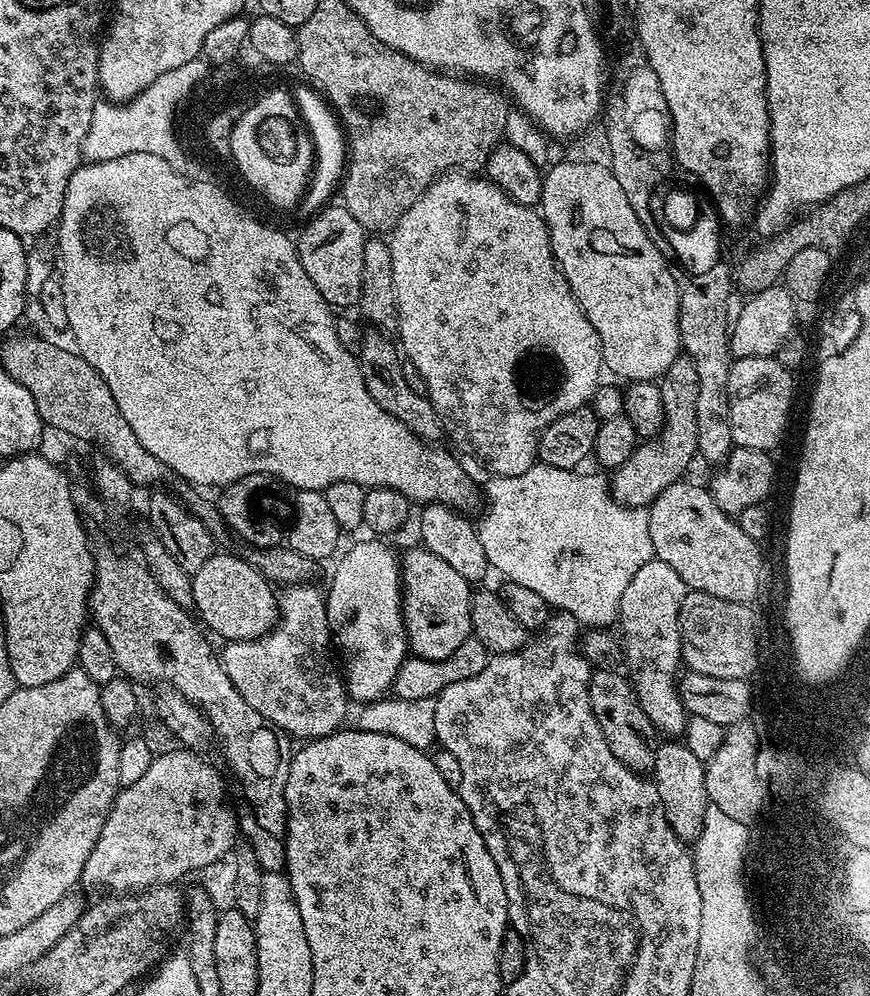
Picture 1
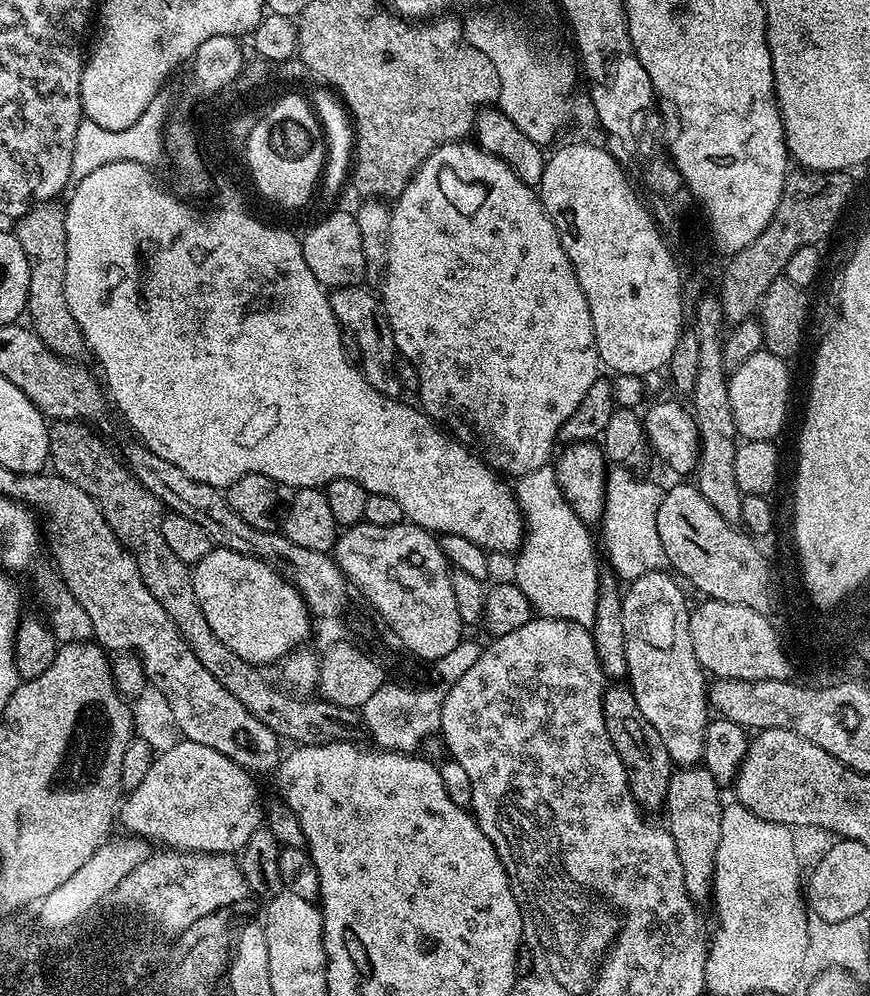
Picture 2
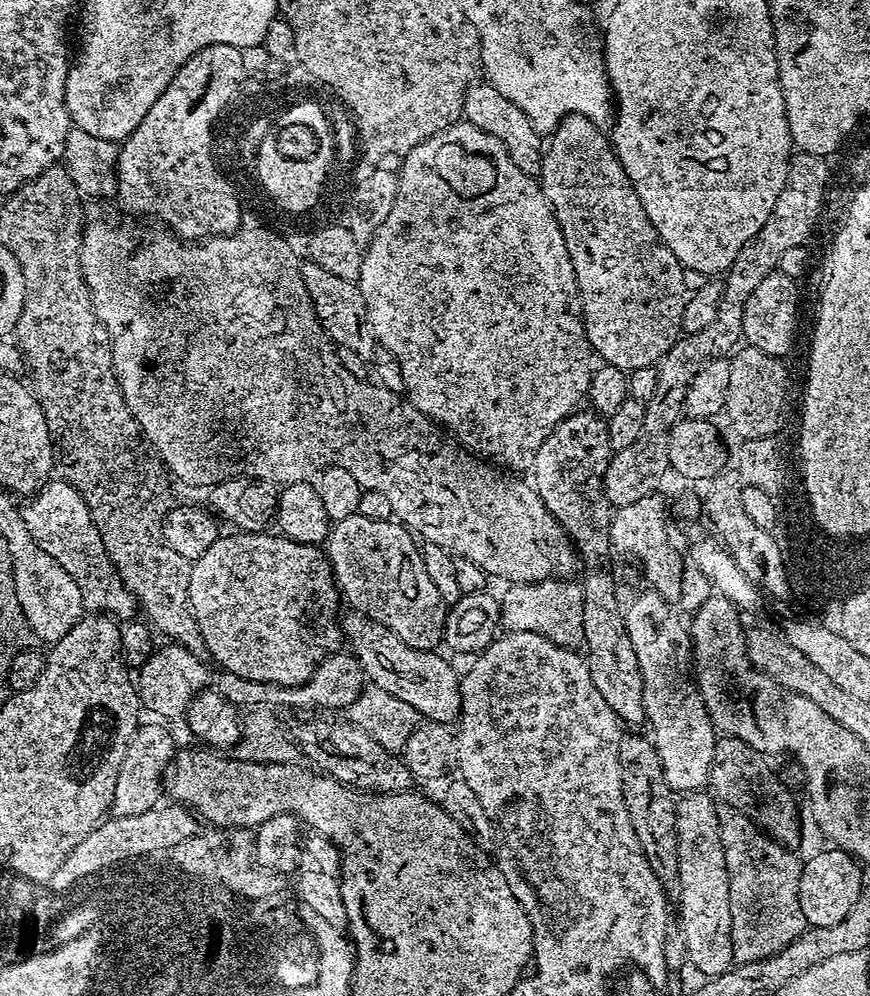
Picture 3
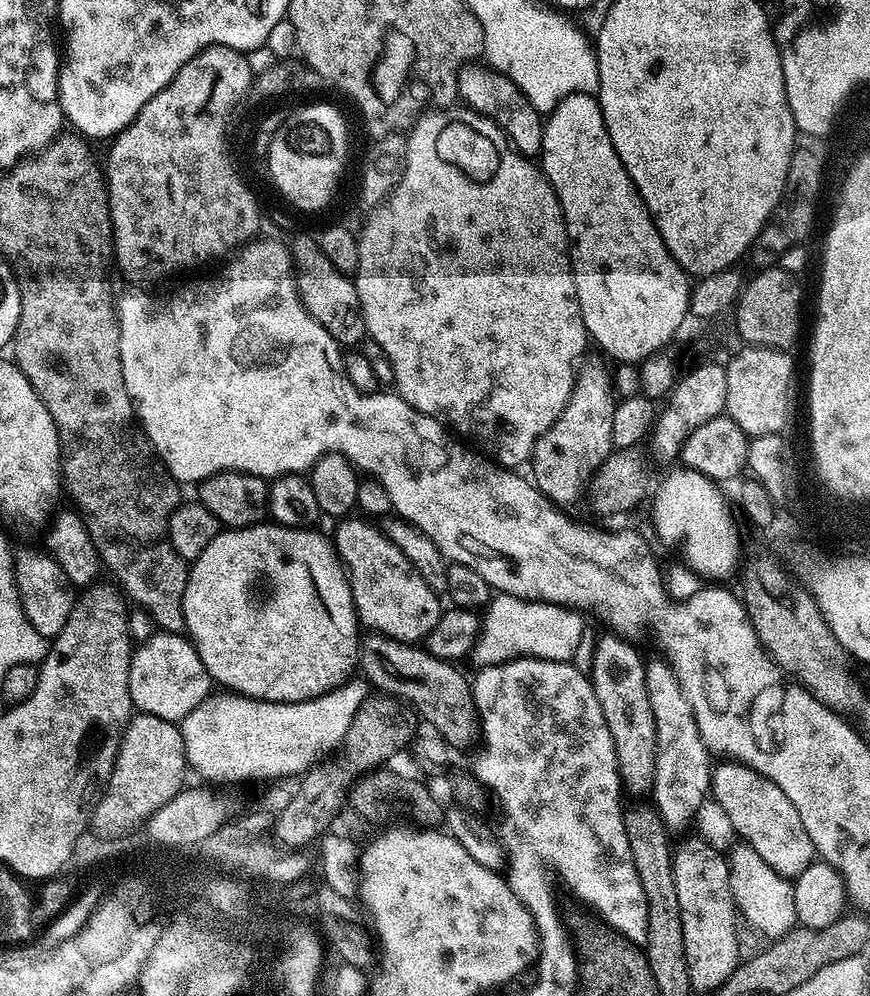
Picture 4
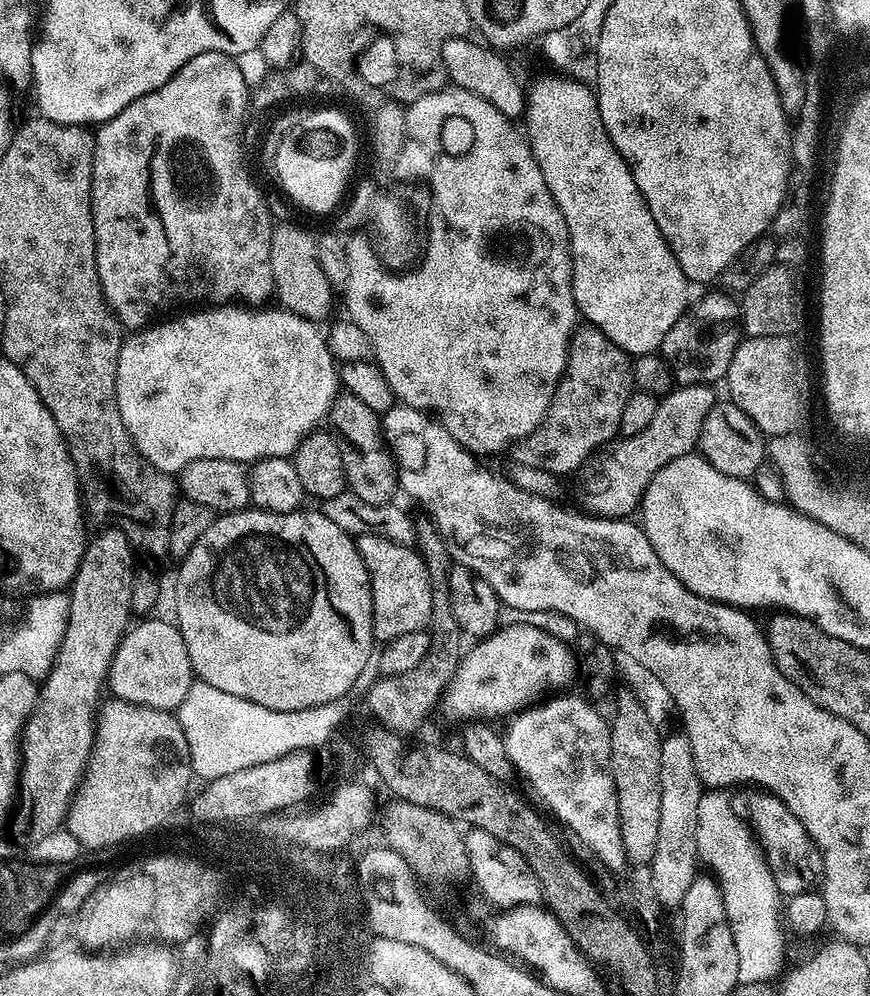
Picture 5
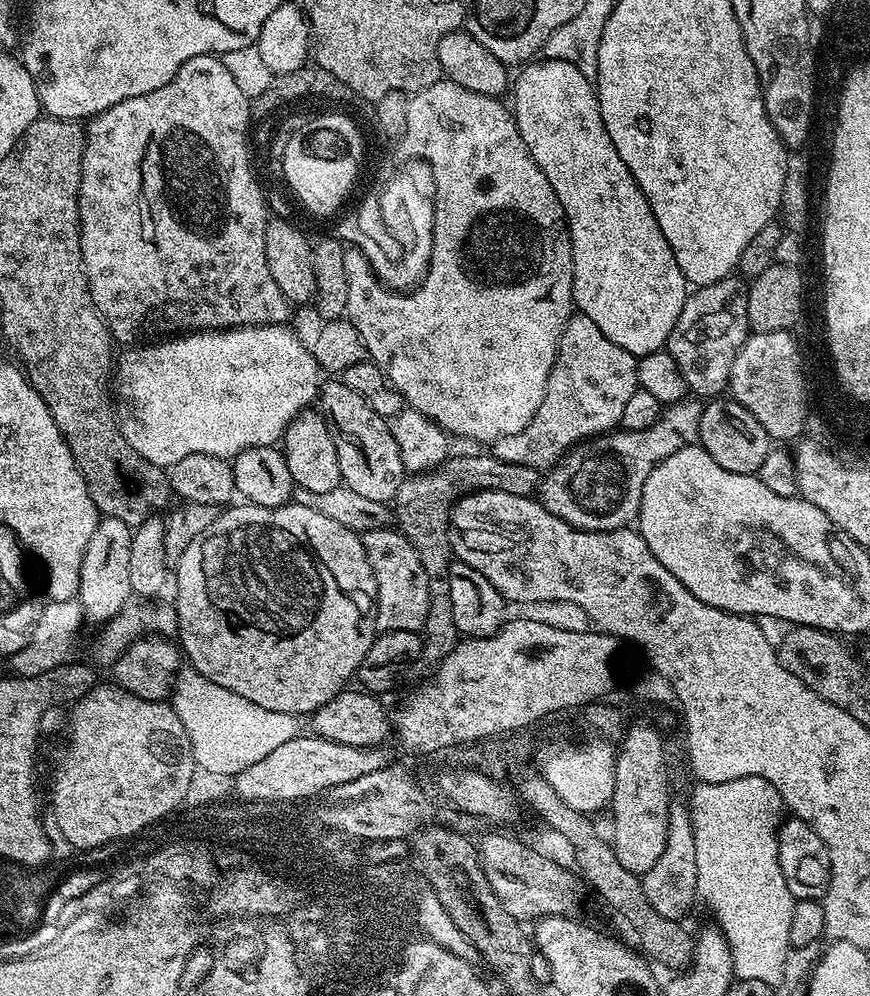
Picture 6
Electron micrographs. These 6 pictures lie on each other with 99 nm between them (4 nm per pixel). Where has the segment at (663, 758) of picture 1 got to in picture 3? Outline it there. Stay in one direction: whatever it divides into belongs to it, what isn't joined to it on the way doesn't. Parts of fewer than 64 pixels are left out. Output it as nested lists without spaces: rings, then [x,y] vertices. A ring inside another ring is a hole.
[[[701,790],[699,792],[690,792],[681,795],[676,800],[676,833],[678,834],[678,882],[680,883],[678,889],[678,897],[680,896],[680,932],[678,932],[679,939],[684,941],[684,954],[687,963],[693,964],[698,971],[701,972],[704,978],[711,978],[720,976],[724,972],[733,967],[734,964],[734,946],[732,945],[732,915],[730,914],[730,878],[726,870],[726,854],[724,847],[720,841],[720,826],[722,823],[722,816],[716,813],[718,804],[715,799],[707,791]]]

